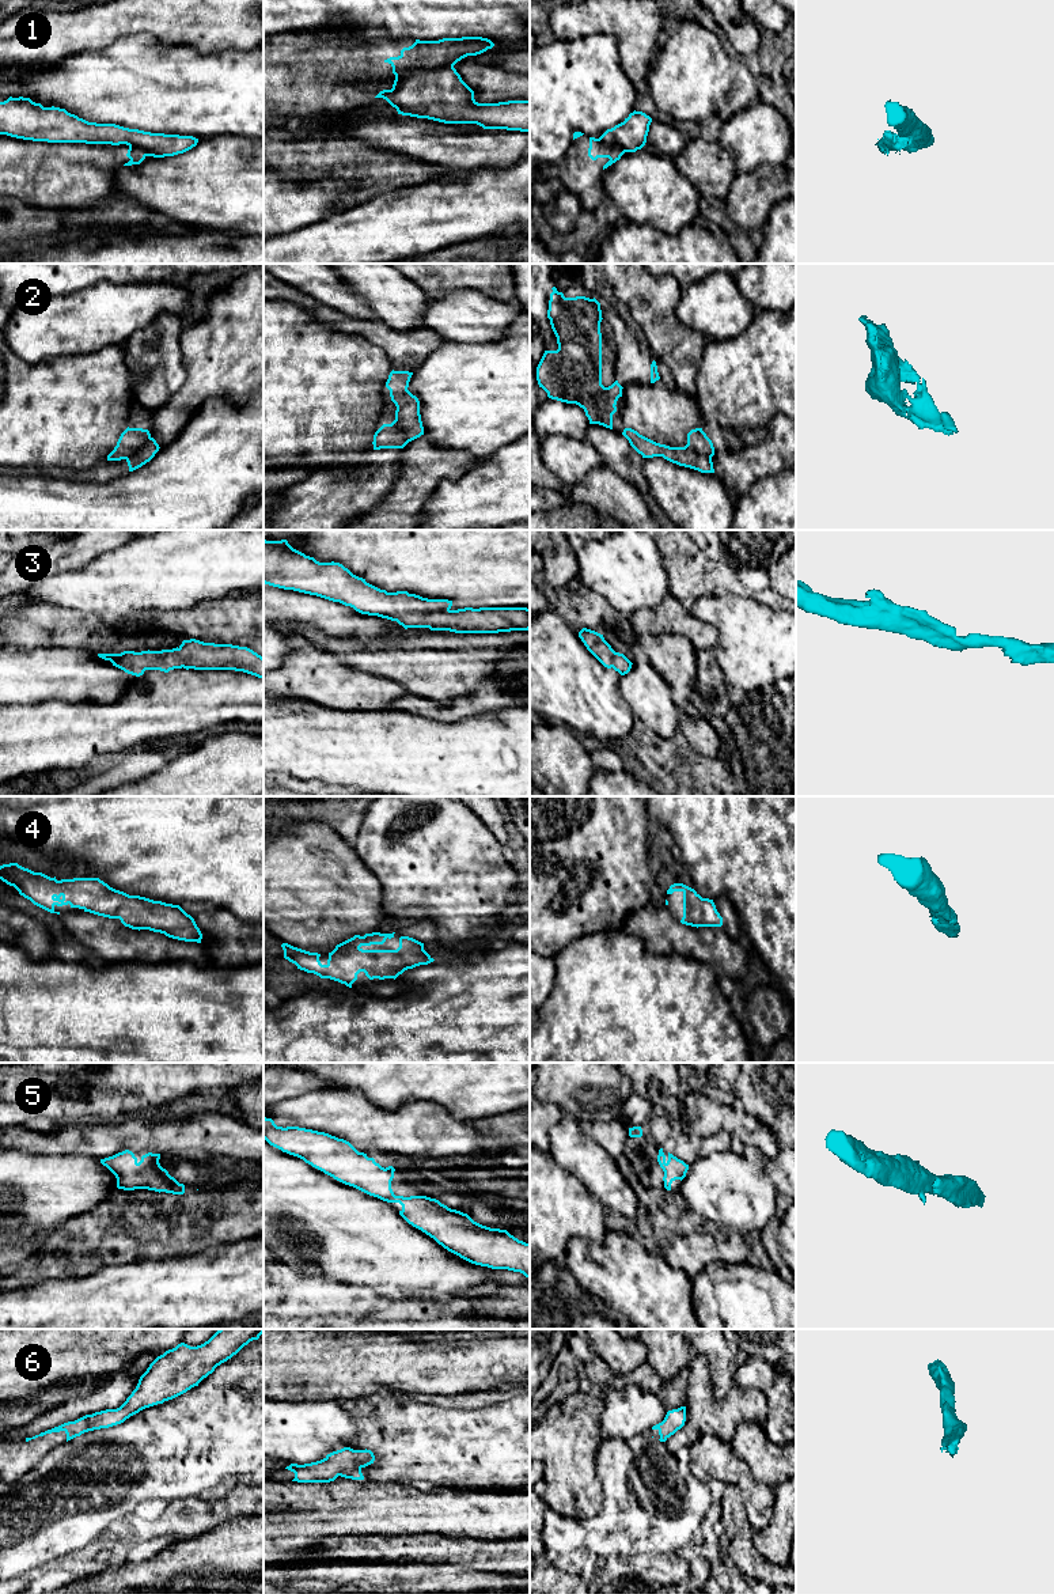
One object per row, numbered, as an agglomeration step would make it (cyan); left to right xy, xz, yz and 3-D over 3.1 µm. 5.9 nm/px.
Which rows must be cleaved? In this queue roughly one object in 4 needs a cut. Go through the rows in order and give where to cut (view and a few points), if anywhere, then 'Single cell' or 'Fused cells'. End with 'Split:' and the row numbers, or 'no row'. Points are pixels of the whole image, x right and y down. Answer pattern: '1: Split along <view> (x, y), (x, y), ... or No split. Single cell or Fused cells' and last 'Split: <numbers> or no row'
1: Split along xz (452, 64), (410, 69), (393, 87). Fused cells
2: Split along xy (150, 436), (125, 458). Fused cells
3: No split. Single cell
4: No split. Single cell
5: No split. Single cell
6: No split. Single cell
Split: 1, 2

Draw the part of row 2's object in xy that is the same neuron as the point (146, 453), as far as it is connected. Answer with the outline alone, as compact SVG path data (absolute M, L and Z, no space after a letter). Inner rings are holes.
M149 438L137 451L126 457L129 472L133 472L149 462L159 451L159 444L153 438Z

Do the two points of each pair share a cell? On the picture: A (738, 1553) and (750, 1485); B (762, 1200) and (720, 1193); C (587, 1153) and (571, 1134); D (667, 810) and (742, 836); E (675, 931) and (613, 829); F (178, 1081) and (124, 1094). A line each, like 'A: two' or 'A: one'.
A: two
B: one
C: one
D: one
E: two
F: one

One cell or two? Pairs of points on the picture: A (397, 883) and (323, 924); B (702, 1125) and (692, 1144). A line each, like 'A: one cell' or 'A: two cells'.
A: two cells
B: two cells

